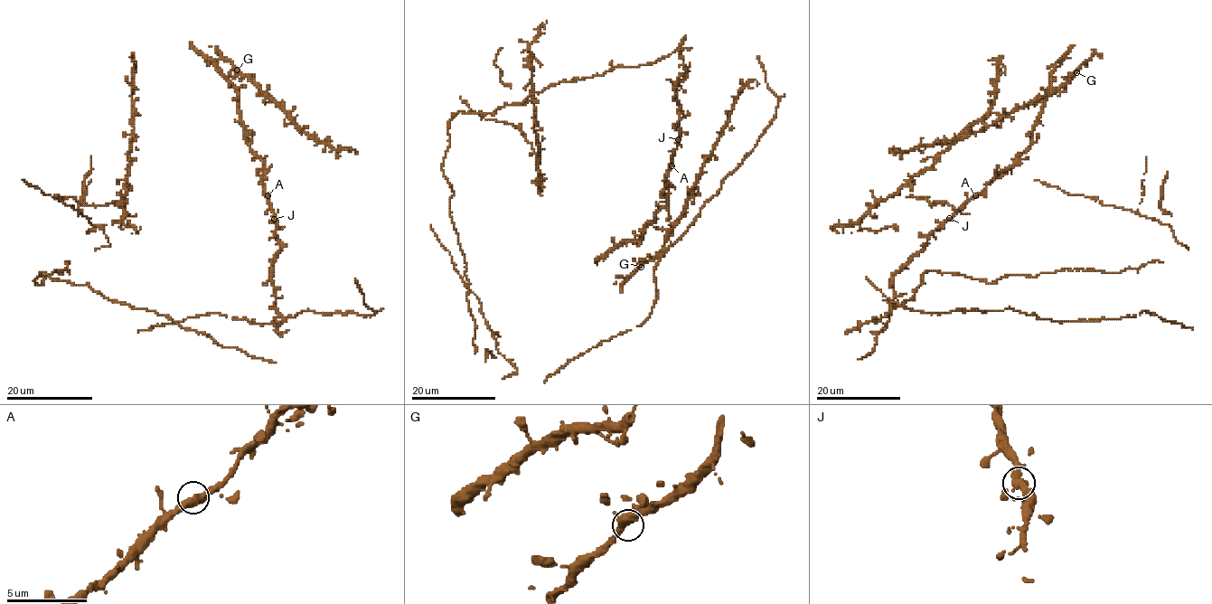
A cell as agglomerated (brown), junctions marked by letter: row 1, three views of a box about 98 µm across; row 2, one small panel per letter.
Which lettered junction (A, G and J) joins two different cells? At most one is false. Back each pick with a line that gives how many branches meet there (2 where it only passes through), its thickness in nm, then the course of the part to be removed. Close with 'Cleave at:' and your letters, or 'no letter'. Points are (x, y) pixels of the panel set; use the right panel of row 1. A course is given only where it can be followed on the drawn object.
Cleave at: no letter

